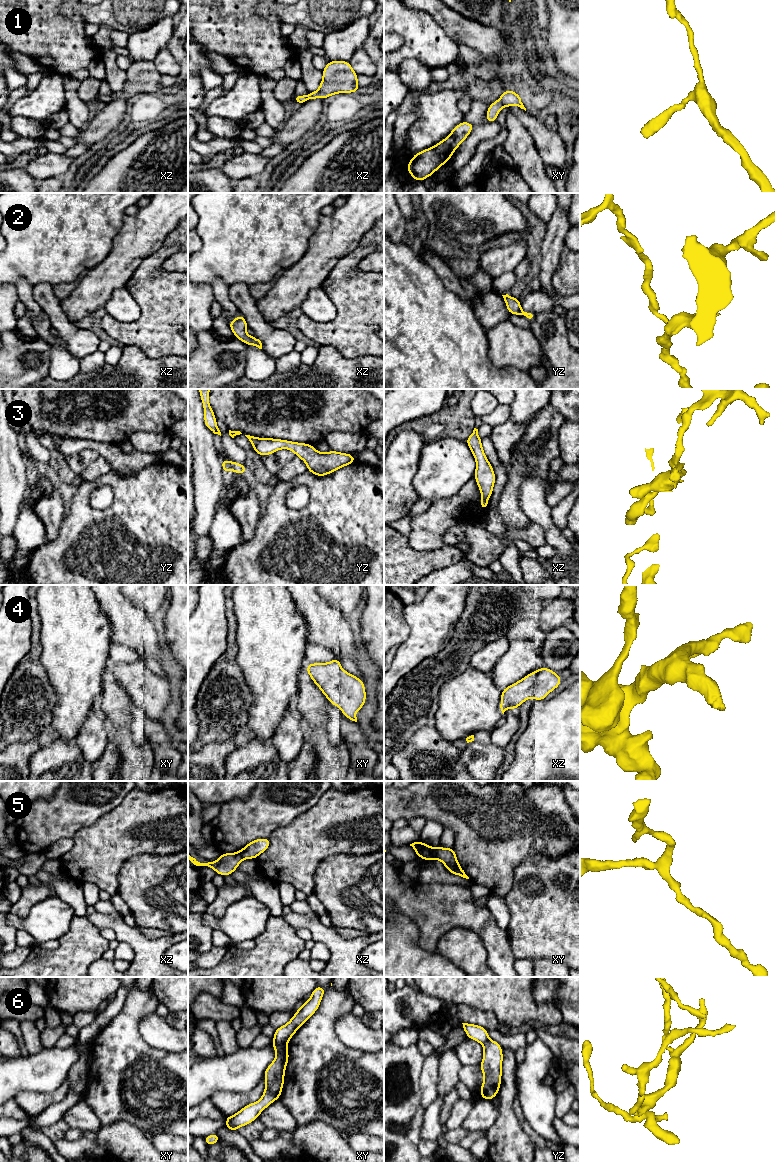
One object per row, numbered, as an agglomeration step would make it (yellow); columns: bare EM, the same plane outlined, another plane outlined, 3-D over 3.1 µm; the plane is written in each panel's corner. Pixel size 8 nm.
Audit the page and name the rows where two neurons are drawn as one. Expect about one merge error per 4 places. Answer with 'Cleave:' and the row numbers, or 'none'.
Cleave: 5, 6

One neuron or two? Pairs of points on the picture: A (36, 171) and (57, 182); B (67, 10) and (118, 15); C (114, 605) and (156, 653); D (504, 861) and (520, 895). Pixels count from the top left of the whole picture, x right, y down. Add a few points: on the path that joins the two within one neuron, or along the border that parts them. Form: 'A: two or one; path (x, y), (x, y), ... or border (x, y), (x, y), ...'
A: two; border (60, 176), (48, 176), (38, 182)
B: one; path (80, 10), (91, 14), (105, 14)
C: one; path (125, 617), (147, 641)
D: two; border (524, 859), (515, 869), (512, 887), (504, 897)

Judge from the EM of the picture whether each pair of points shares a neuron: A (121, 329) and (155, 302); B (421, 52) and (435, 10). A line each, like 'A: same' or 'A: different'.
A: same
B: different

